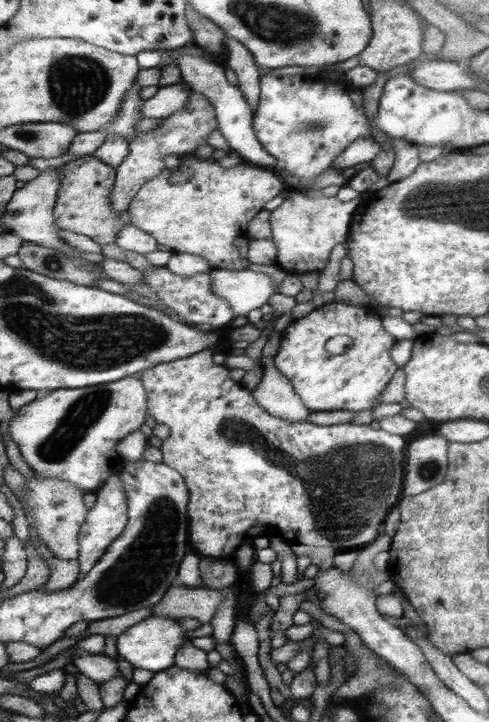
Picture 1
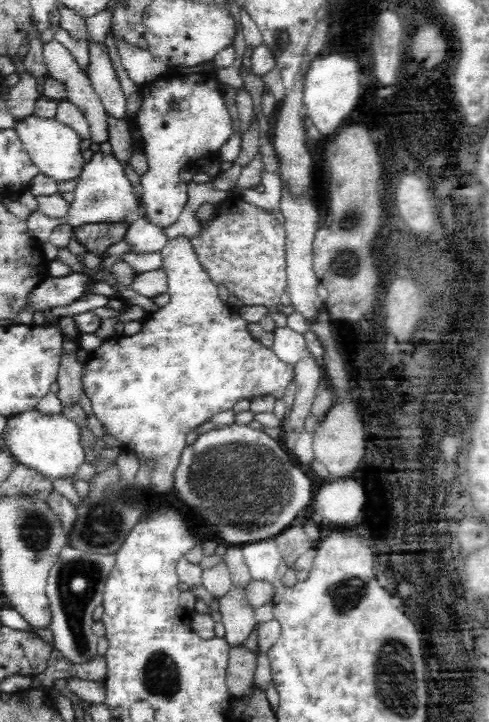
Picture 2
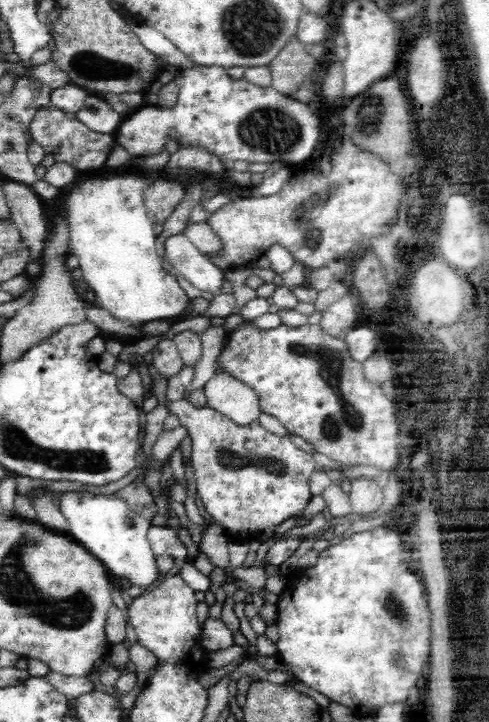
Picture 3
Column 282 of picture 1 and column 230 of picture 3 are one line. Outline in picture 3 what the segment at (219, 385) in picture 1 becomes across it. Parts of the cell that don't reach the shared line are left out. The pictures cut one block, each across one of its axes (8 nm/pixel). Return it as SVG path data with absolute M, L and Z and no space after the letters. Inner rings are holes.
M187 399L166 402L166 408L170 414L176 414L180 424L187 428L192 443L191 465L194 467L197 495L206 512L225 530L228 538L249 543L259 538L266 528L278 526L306 508L312 497L310 477L318 464L311 454L296 448L289 437L268 432L259 419L248 426L238 426L220 411L208 406L194 407Z

